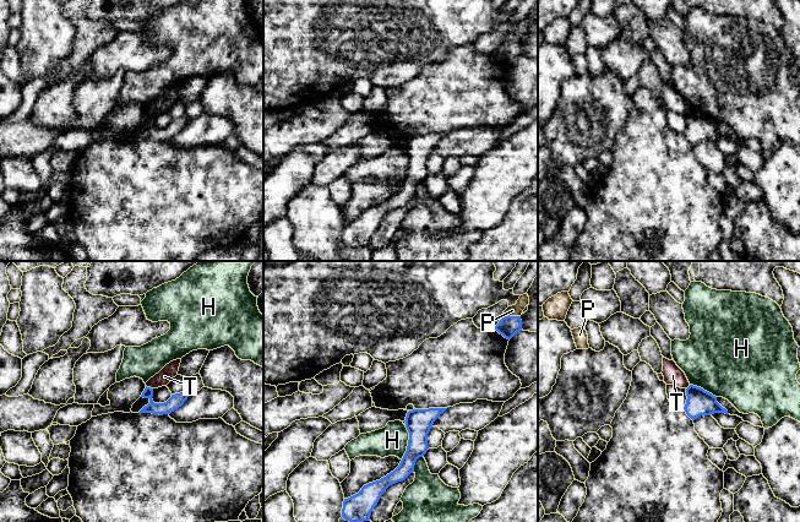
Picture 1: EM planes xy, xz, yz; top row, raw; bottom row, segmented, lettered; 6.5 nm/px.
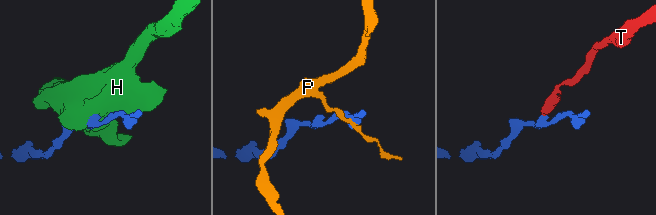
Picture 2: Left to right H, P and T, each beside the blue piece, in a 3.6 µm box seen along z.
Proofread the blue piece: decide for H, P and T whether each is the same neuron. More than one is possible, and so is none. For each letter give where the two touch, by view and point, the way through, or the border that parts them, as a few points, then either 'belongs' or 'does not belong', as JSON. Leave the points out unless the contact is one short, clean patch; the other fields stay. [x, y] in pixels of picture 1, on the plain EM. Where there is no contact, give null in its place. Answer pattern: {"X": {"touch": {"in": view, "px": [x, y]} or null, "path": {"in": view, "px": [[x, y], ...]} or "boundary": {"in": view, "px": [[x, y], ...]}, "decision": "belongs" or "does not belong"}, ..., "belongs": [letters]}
{"H": {"touch": {"in": "xz", "px": [408, 168]}, "decision": "does not belong"}, "P": {"touch": {"in": "xz", "px": [511, 42]}, "boundary": {"in": "xz", "px": [[520, 41], [504, 42]]}, "decision": "does not belong"}, "T": {"touch": {"in": "xy", "px": [150, 113]}, "boundary": {"in": "xy", "px": [[146, 110], [152, 114]]}, "decision": "does not belong"}, "belongs": []}

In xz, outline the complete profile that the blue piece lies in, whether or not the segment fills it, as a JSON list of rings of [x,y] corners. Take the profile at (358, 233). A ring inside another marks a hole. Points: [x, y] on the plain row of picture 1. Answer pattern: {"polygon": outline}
{"polygon": [[[447,134],[413,135],[407,138],[406,153],[409,158],[407,176],[399,191],[381,203],[369,208],[361,216],[343,227],[342,243],[345,246],[359,249],[370,245],[371,236],[377,230],[383,217],[392,210],[404,206],[414,197],[415,187],[428,176],[428,159],[434,147]]]}

